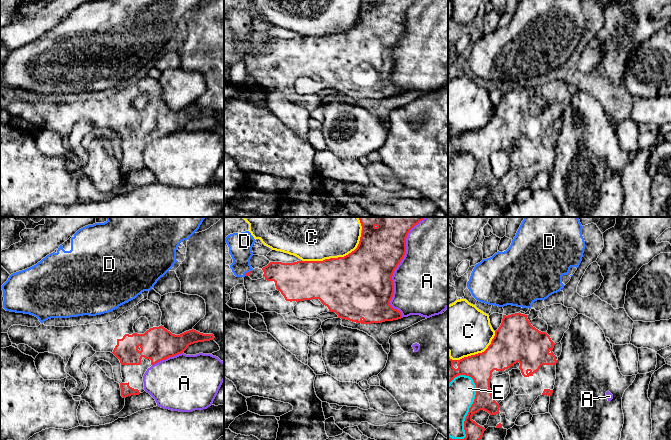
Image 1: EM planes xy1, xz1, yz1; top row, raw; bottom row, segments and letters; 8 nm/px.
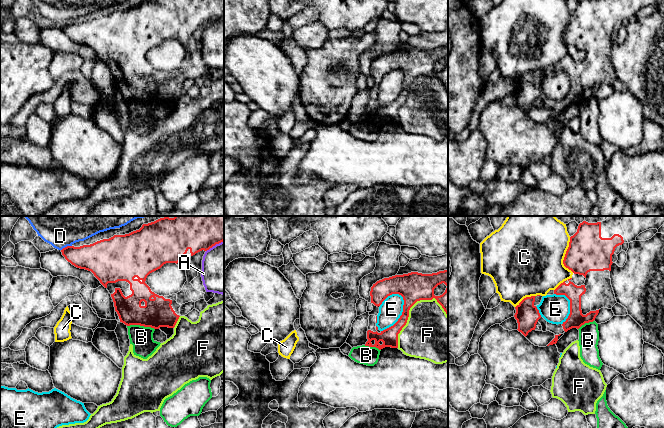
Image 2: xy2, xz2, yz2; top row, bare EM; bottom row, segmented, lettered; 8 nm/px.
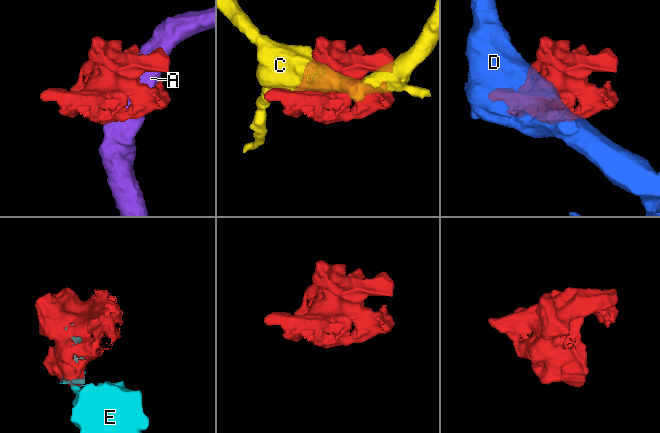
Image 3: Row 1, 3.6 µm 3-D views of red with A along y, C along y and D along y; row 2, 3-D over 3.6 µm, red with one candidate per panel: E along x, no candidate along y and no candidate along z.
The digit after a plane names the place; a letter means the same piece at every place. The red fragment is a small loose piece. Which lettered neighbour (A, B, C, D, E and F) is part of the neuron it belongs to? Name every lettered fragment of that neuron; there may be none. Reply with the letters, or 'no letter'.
no letter

